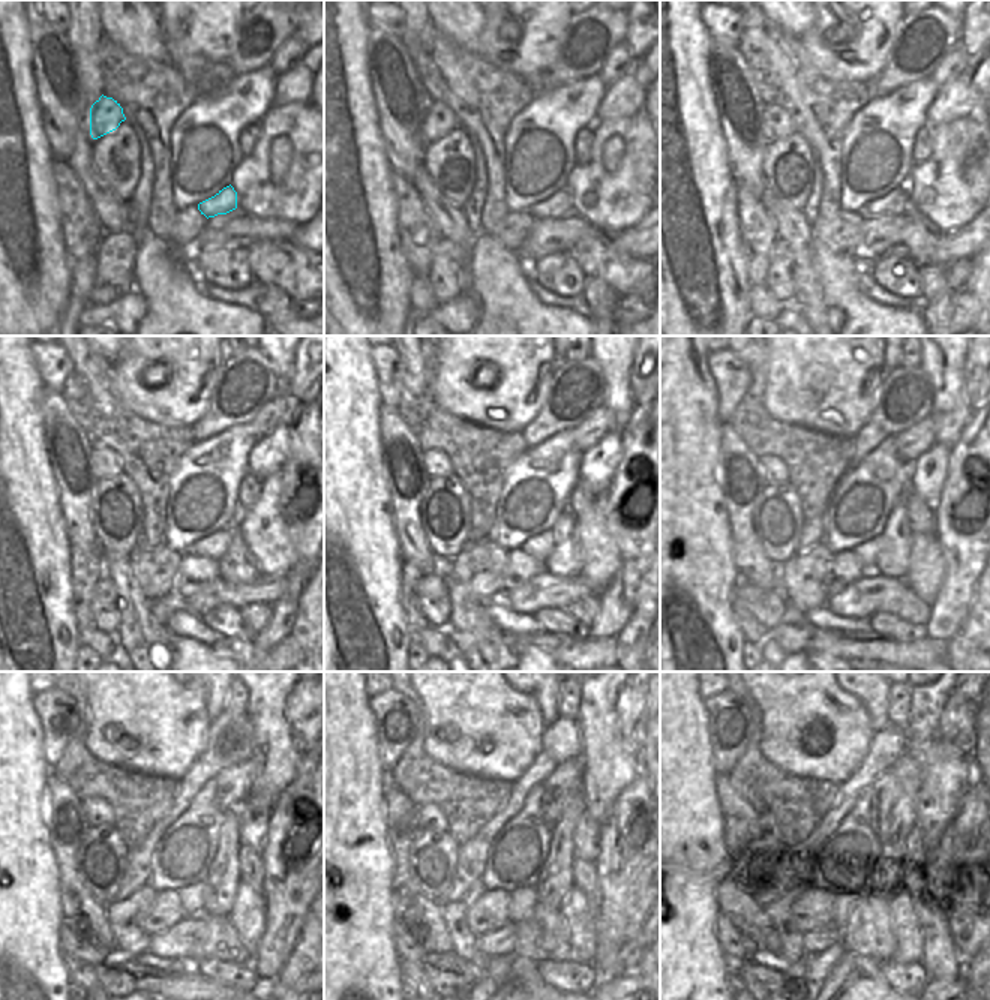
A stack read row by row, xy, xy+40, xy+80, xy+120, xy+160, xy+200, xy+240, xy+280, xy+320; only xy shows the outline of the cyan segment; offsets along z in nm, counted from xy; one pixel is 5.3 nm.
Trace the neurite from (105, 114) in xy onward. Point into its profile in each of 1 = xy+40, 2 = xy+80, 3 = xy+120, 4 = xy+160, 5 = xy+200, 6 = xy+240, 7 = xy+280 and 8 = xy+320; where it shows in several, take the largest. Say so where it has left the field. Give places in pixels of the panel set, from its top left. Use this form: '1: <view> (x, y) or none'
1: xy+40 (440, 120)
2: xy+80 (776, 123)
3: xy+120 (105, 462)
4: xy+160 (438, 465)
5: xy+200 (776, 473)
6: xy+240 (98, 811)
7: xy+280 (432, 819)
8: xy+320 (767, 828)

